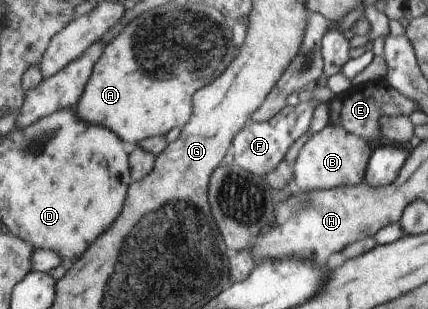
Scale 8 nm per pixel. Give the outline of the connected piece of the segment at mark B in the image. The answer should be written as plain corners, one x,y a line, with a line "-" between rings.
329,124
314,133
296,155
295,188
303,192
330,190
337,186
355,186
365,181
371,149
362,136
347,131
343,126

